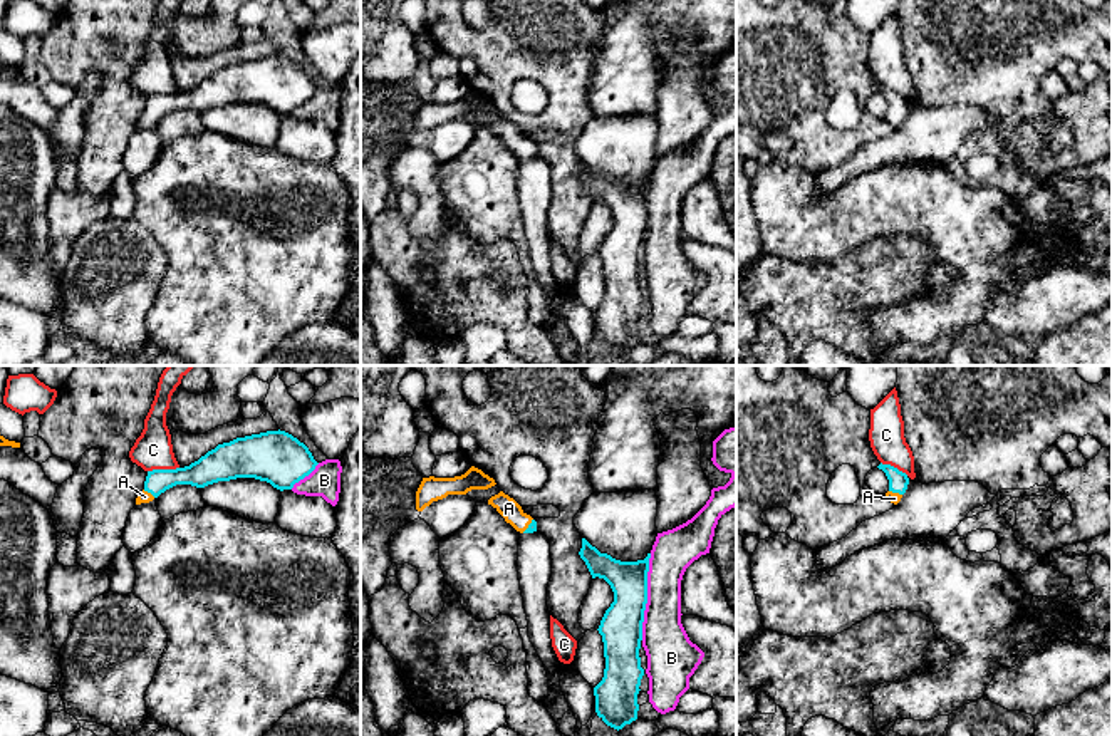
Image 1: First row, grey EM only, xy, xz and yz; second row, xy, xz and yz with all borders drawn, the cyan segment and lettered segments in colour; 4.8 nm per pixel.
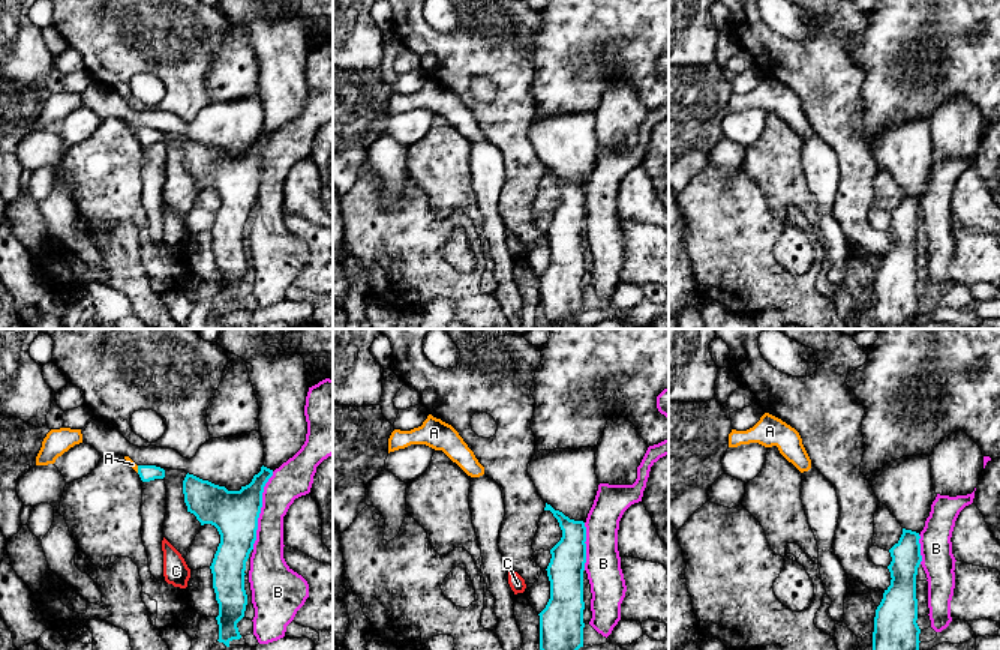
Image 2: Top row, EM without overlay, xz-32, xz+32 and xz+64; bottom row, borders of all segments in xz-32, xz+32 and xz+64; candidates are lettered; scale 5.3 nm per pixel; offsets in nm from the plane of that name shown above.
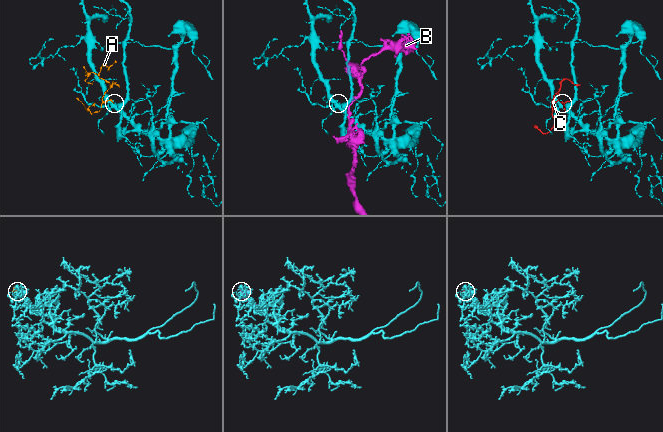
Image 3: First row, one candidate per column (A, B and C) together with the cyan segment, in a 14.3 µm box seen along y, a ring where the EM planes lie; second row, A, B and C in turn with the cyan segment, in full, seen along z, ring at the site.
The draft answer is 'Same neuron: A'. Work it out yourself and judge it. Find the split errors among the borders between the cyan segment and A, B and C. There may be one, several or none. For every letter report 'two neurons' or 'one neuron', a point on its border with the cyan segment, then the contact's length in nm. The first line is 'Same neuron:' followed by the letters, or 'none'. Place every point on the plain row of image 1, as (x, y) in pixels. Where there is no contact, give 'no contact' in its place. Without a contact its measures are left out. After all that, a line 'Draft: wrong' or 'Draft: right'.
Same neuron: A
A: one neuron; meets cyan in xy at (150, 116); contact 70 nm long
B: two neurons; meets cyan in xz at (646, 222); contact 420 nm long
C: two neurons; meets cyan in xy at (163, 94); contact 150 nm long
Draft: right

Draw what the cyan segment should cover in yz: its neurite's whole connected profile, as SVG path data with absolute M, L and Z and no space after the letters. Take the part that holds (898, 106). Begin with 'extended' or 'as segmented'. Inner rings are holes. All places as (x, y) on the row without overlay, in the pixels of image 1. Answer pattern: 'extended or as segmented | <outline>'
extended | M881 87L877 92L882 94L889 104L889 116L886 117L886 122L891 127L897 129L907 114L909 109L907 99L891 89Z

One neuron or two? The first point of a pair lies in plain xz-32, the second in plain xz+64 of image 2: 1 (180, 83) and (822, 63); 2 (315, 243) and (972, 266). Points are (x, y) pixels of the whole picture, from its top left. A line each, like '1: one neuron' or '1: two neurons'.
1: one neuron
2: one neuron

